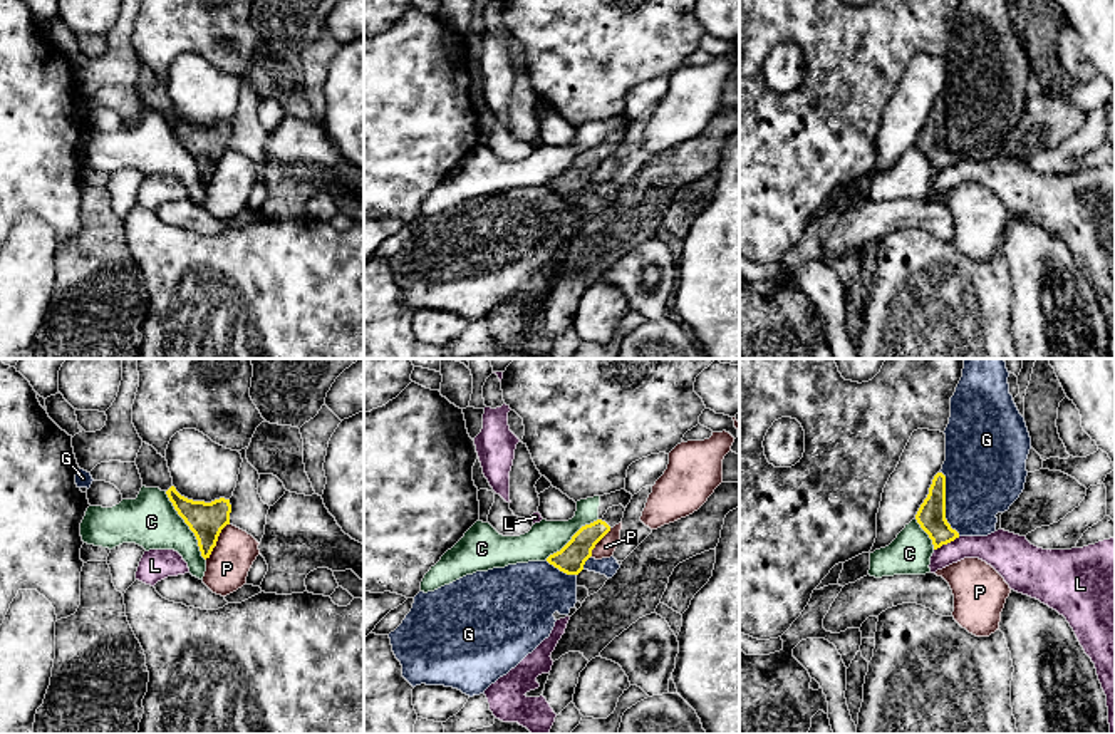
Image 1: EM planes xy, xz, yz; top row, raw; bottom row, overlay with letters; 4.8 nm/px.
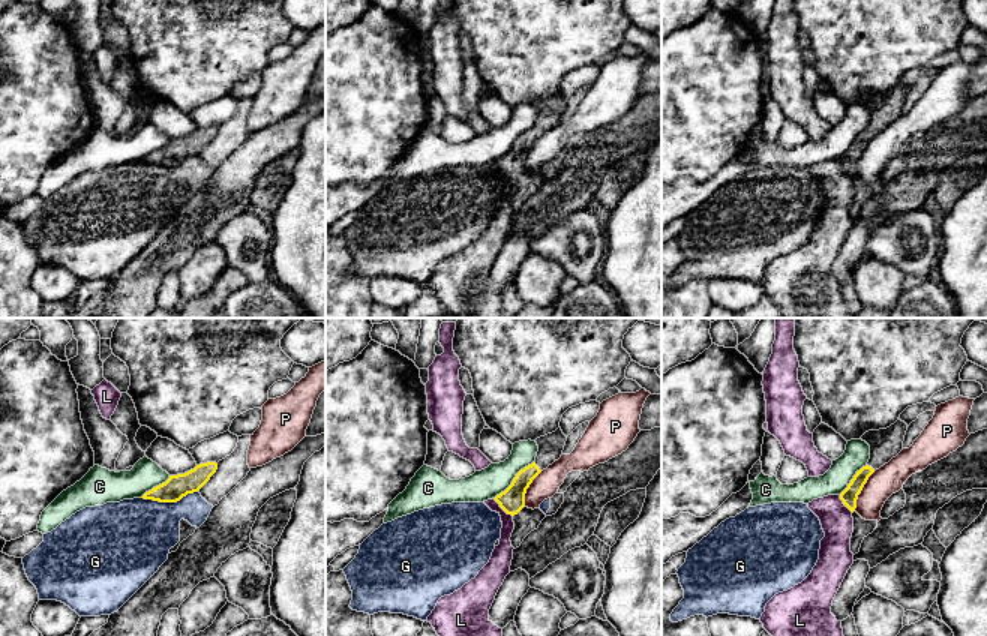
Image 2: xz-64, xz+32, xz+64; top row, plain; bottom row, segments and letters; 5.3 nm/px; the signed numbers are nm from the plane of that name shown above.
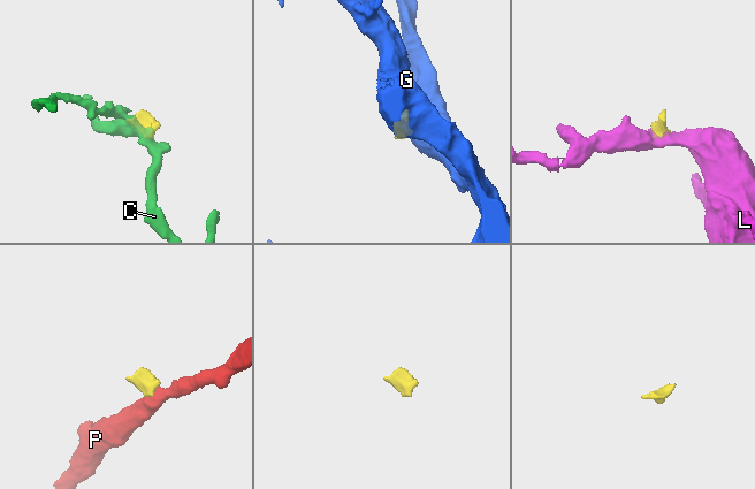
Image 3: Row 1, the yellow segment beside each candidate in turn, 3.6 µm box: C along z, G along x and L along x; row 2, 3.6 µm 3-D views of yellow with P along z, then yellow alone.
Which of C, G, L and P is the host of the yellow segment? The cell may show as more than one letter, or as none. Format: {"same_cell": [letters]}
{"same_cell": []}

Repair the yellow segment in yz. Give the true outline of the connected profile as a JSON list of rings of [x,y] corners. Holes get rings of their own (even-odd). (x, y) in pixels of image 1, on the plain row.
[[[942,97],[934,101],[915,144],[932,164],[934,174],[959,163],[959,158],[946,144],[946,101]]]

